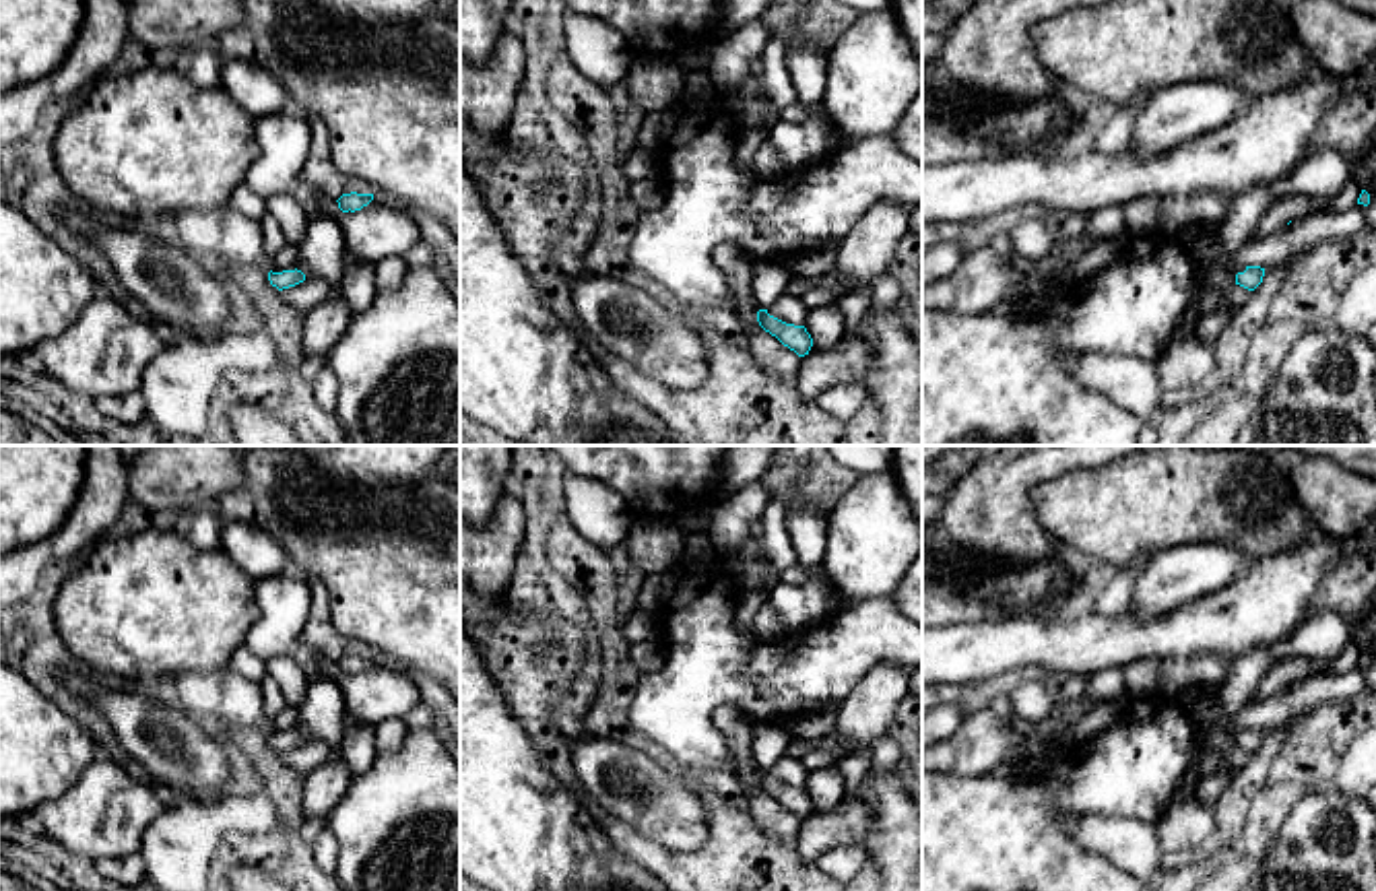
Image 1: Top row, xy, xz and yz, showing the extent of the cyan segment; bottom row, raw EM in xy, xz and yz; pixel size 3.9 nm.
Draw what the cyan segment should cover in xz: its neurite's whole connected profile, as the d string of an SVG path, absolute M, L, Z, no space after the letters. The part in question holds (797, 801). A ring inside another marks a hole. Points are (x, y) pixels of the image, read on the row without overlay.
M767 771L757 773L757 784L765 794L776 798L784 808L794 813L798 819L809 817L809 813L813 808L813 800L805 788L786 786L782 782L769 778Z

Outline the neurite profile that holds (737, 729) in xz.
M722 705L714 712L714 726L726 740L736 778L745 786L745 808L759 829L778 839L798 837L800 819L757 784L757 771L751 767L749 759L753 720L734 705Z

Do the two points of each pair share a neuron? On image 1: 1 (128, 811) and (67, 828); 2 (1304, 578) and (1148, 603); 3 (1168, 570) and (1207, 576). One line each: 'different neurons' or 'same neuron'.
1: same neuron
2: different neurons
3: same neuron

